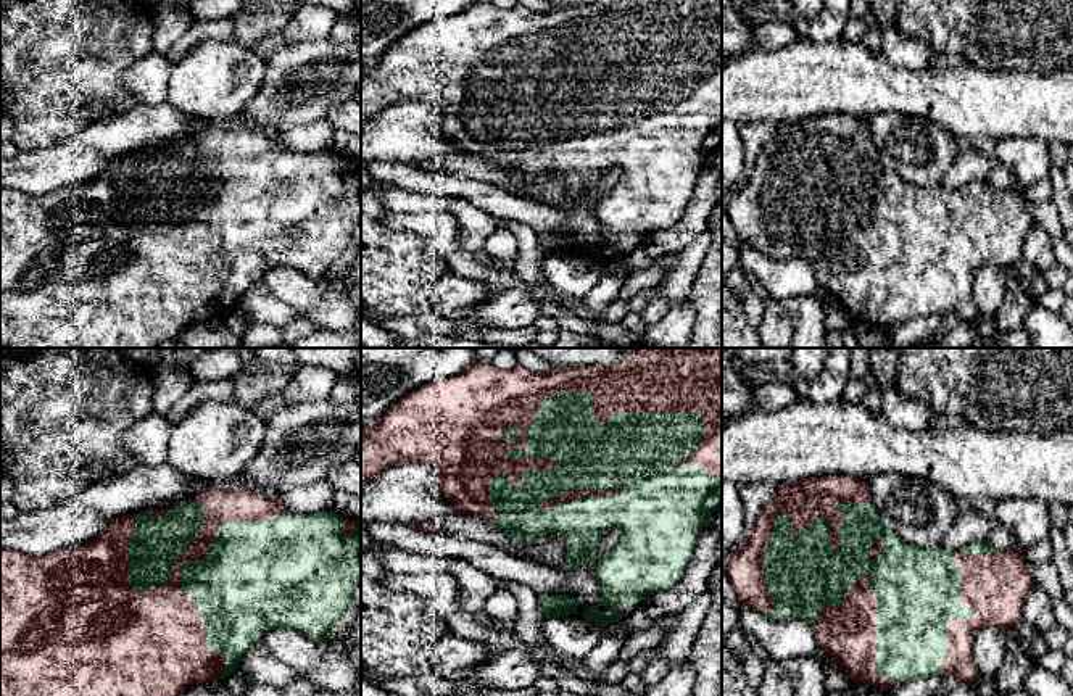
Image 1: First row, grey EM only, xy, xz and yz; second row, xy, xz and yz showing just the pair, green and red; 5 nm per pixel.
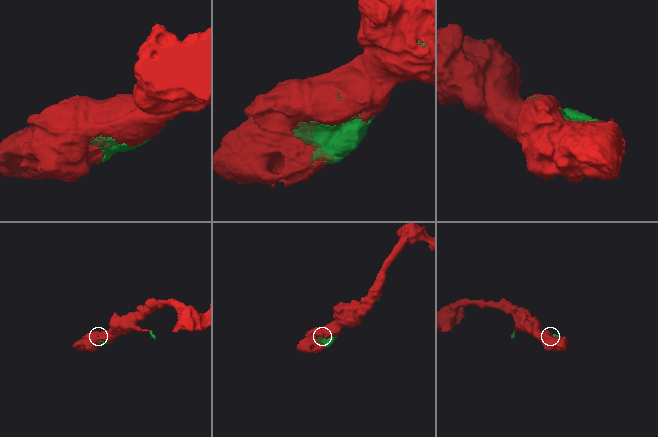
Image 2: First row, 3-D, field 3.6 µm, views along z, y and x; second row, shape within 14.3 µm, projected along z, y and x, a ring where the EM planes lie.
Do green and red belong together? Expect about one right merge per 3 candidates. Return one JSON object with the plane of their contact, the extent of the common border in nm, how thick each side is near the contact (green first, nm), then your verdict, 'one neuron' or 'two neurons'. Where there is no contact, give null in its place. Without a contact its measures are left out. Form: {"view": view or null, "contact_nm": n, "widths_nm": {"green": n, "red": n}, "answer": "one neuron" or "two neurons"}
{"view": "xz", "contact_nm": 1150, "widths_nm": {"green": 320, "red": 280}, "answer": "one neuron"}

